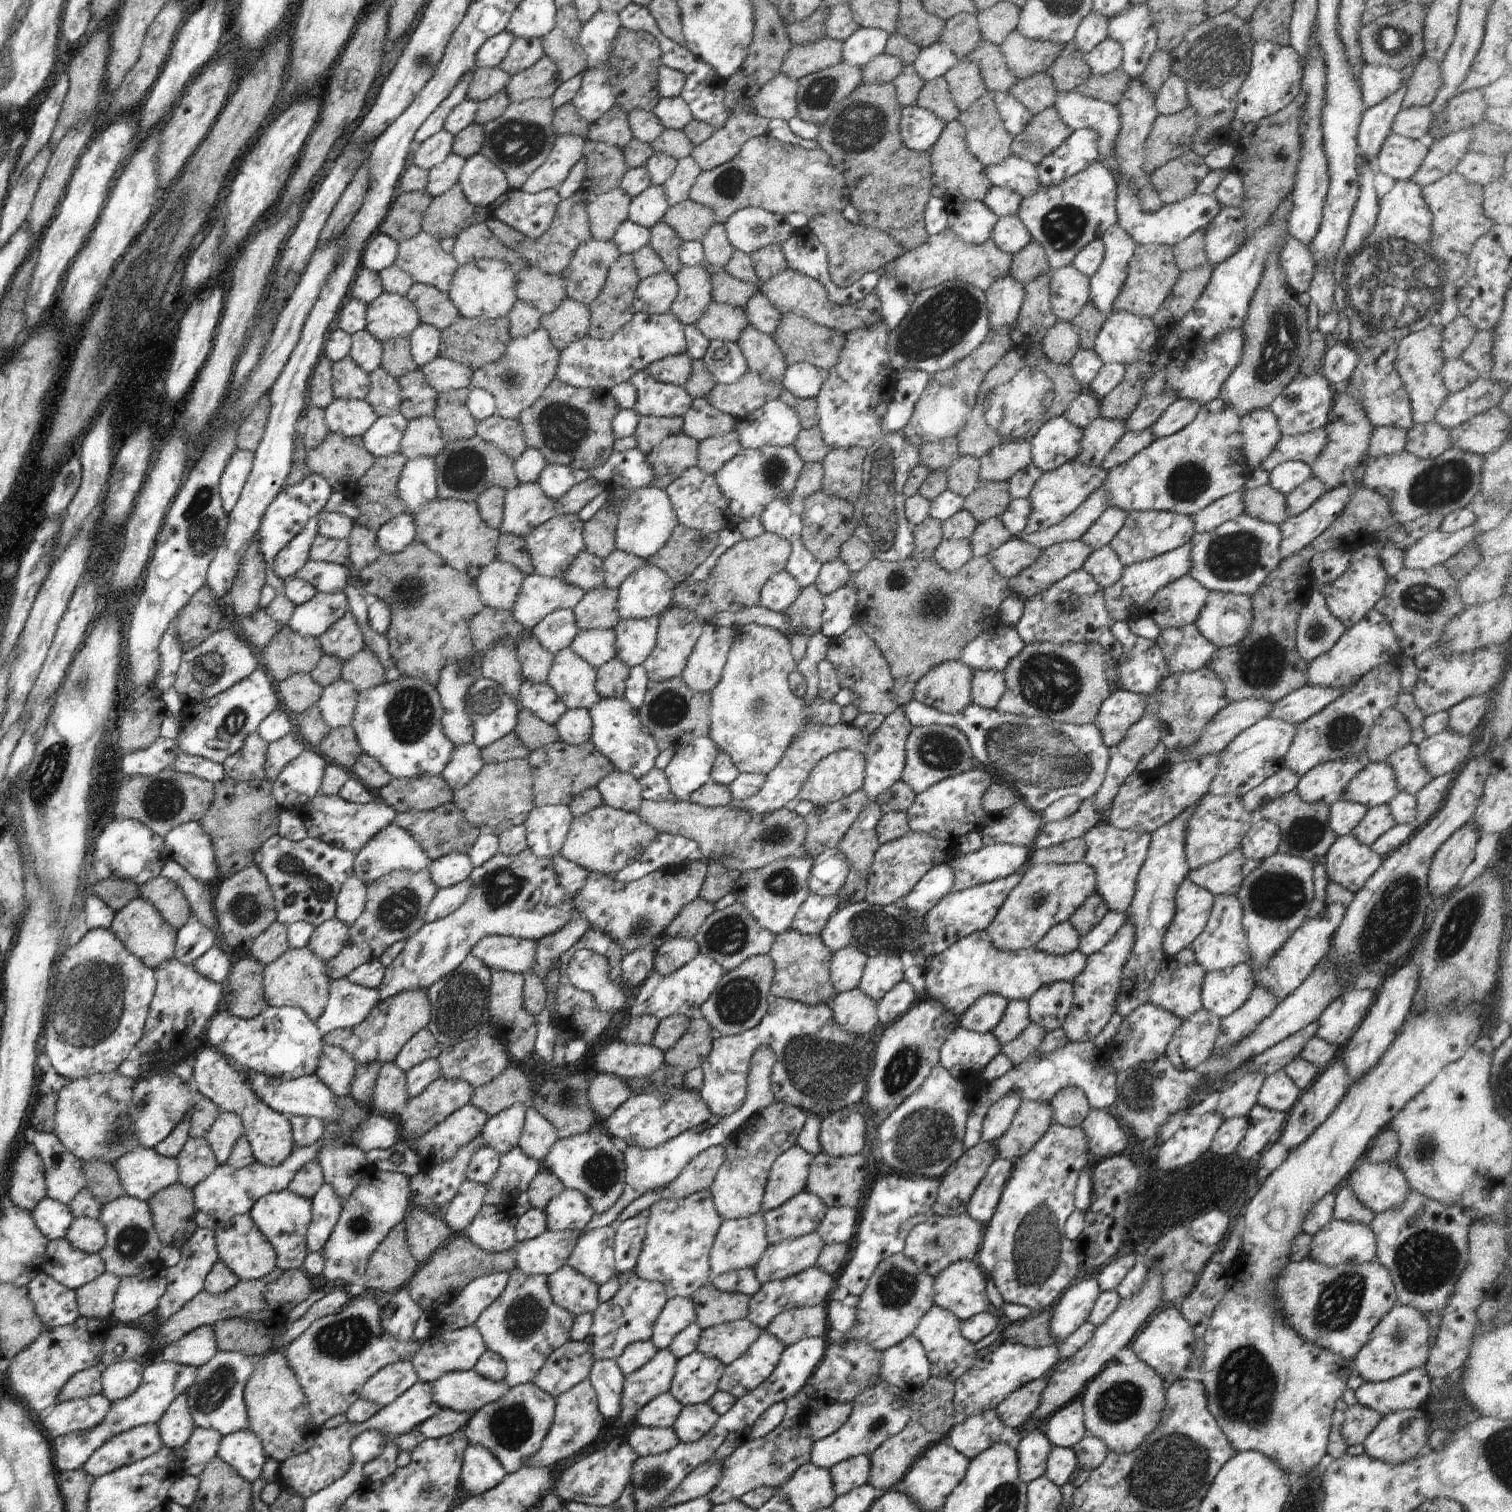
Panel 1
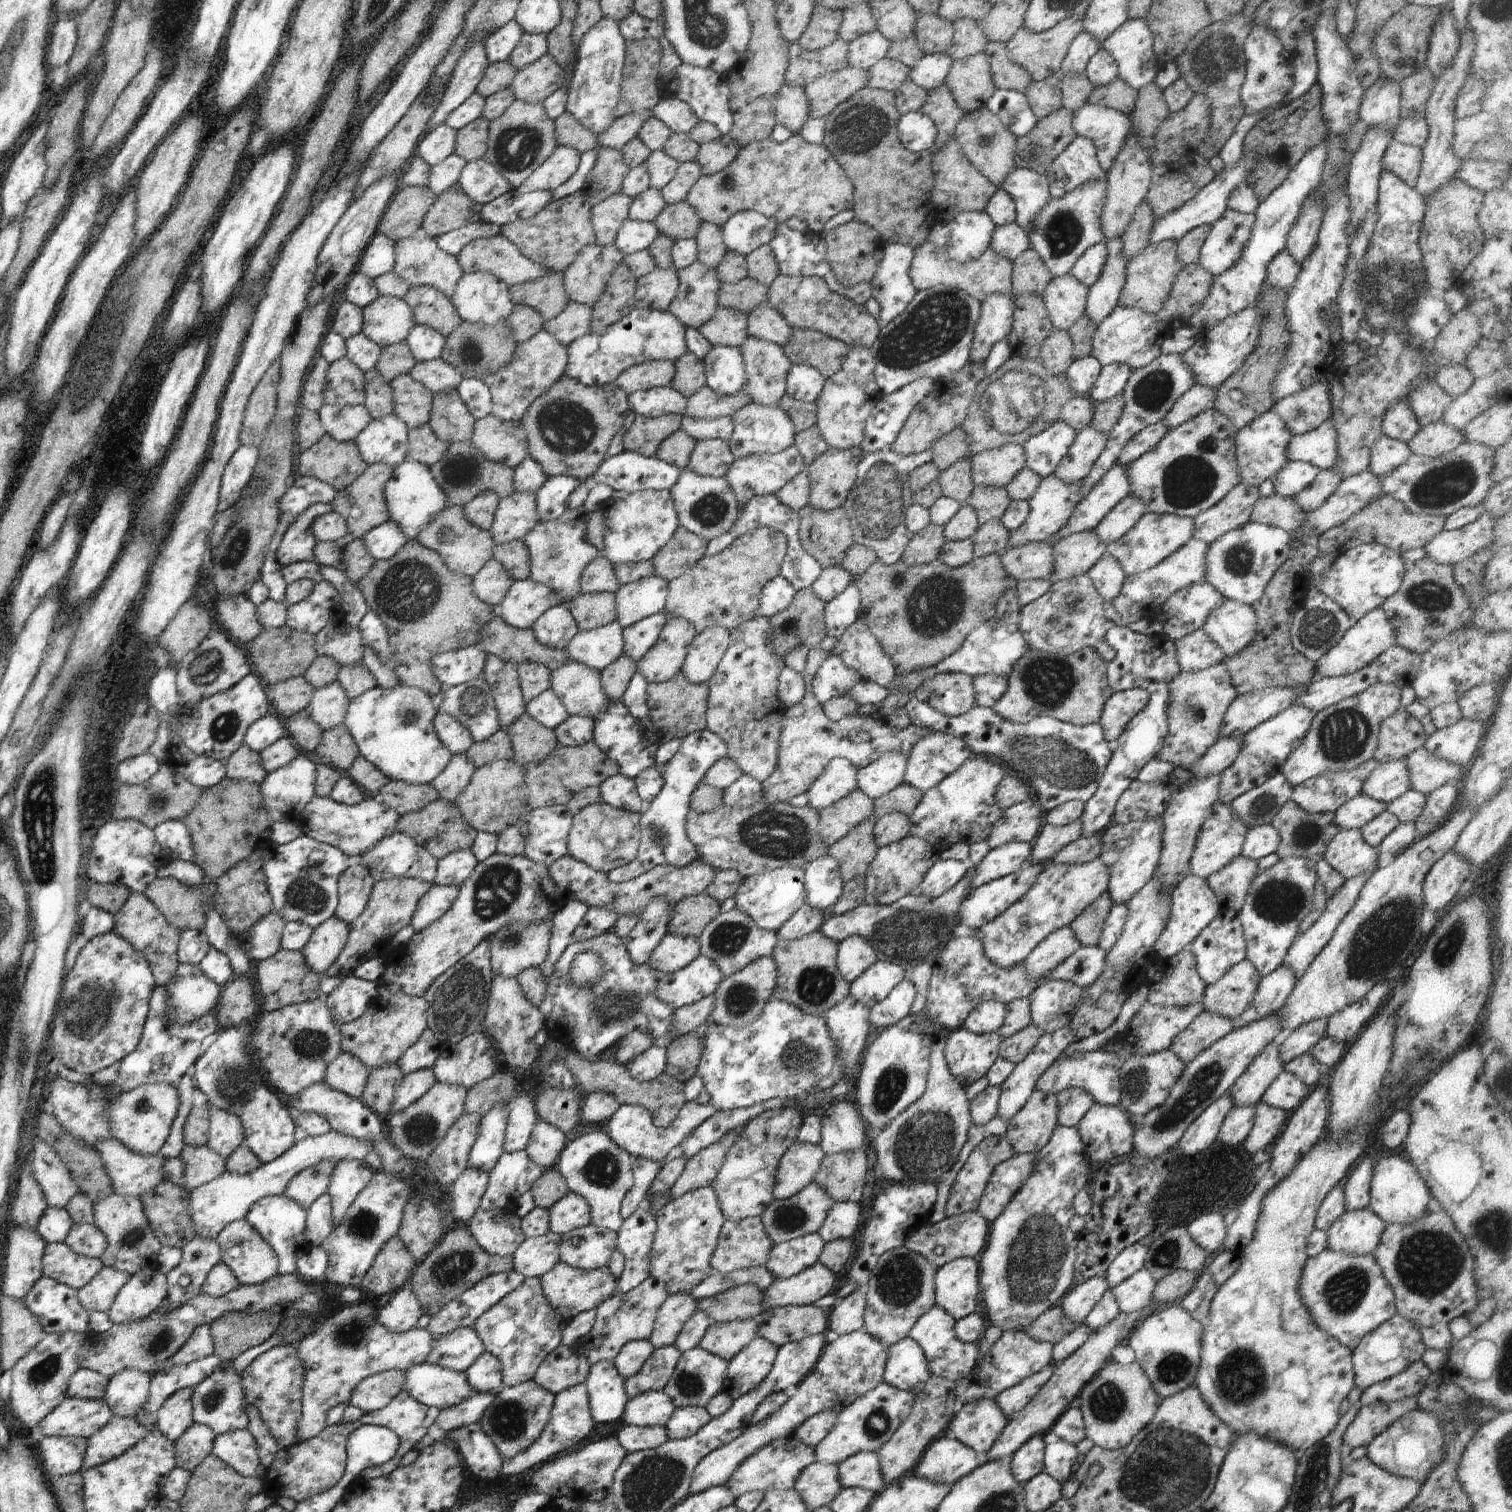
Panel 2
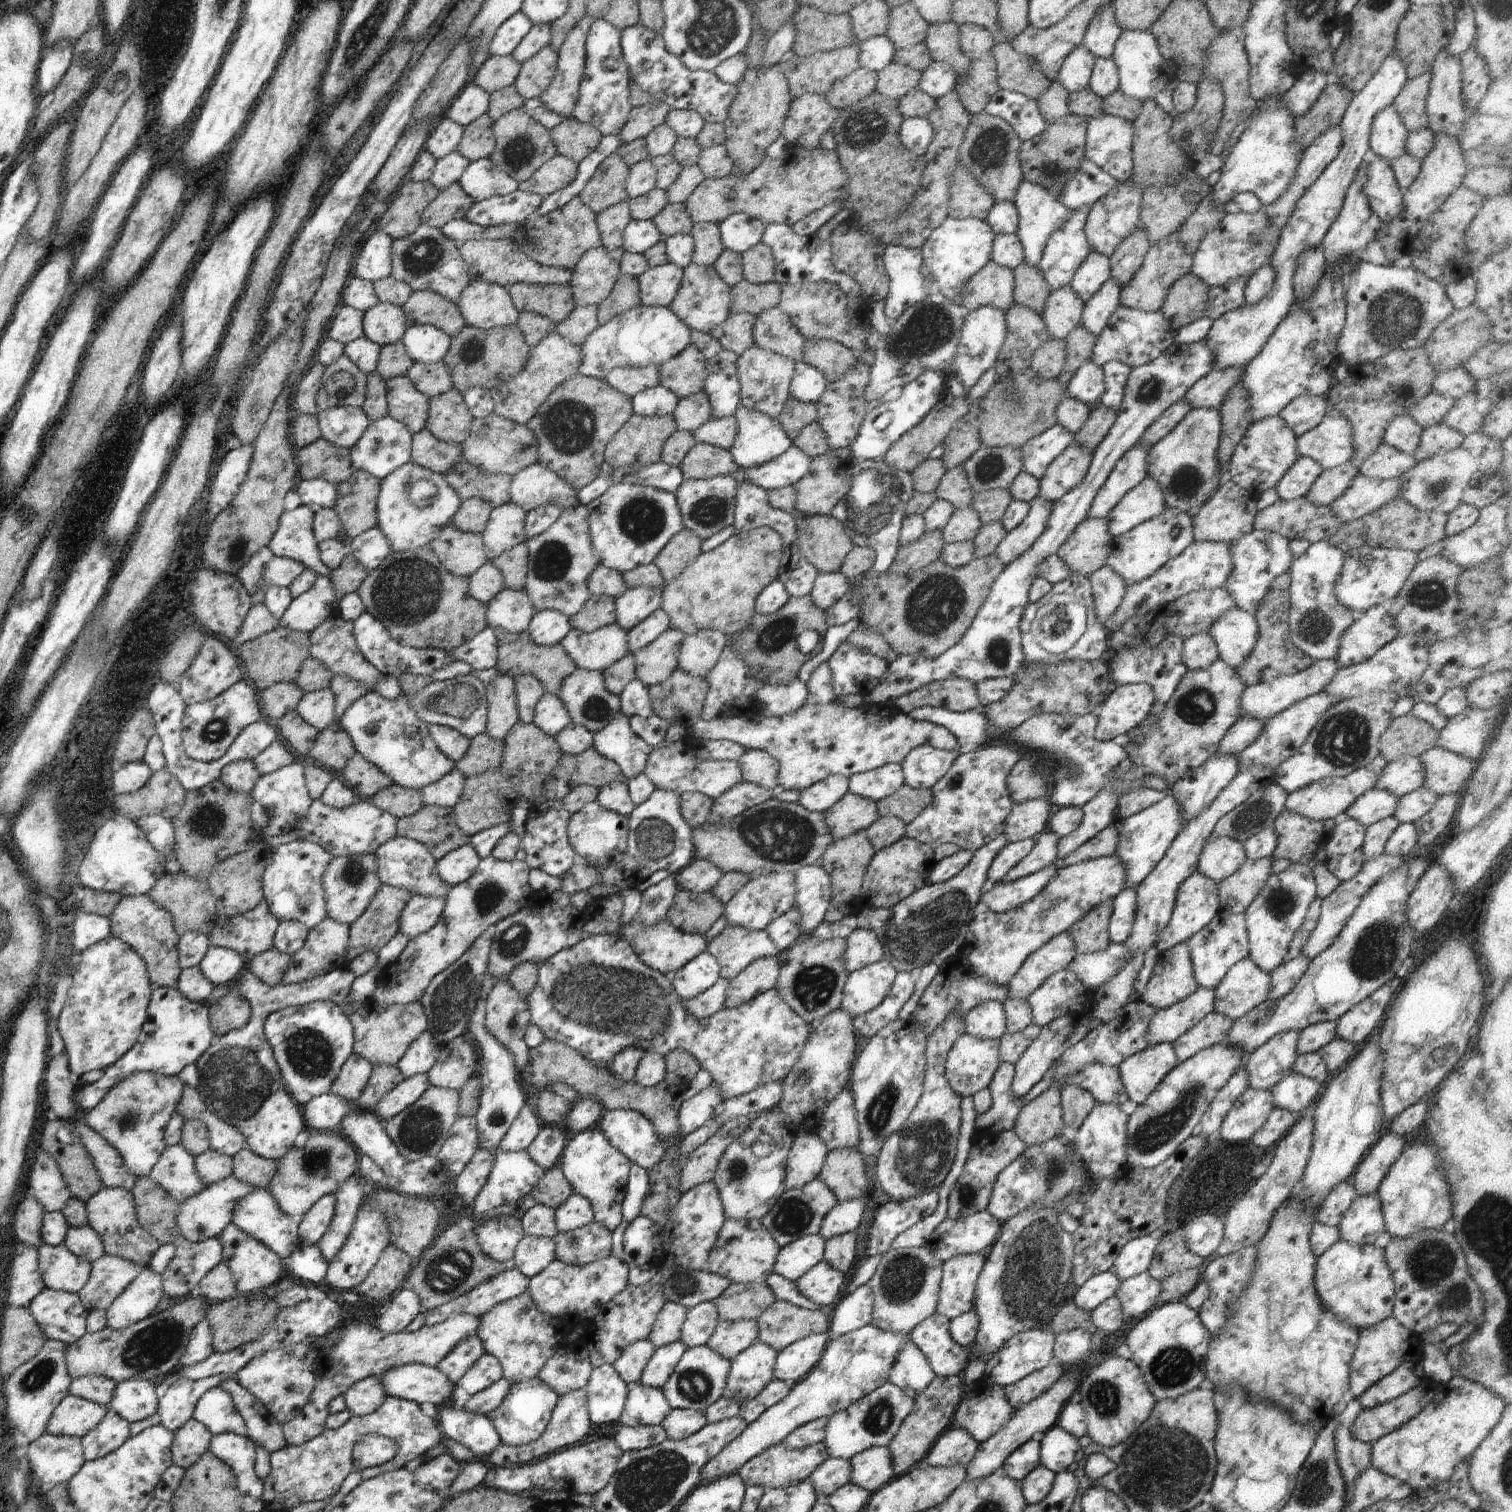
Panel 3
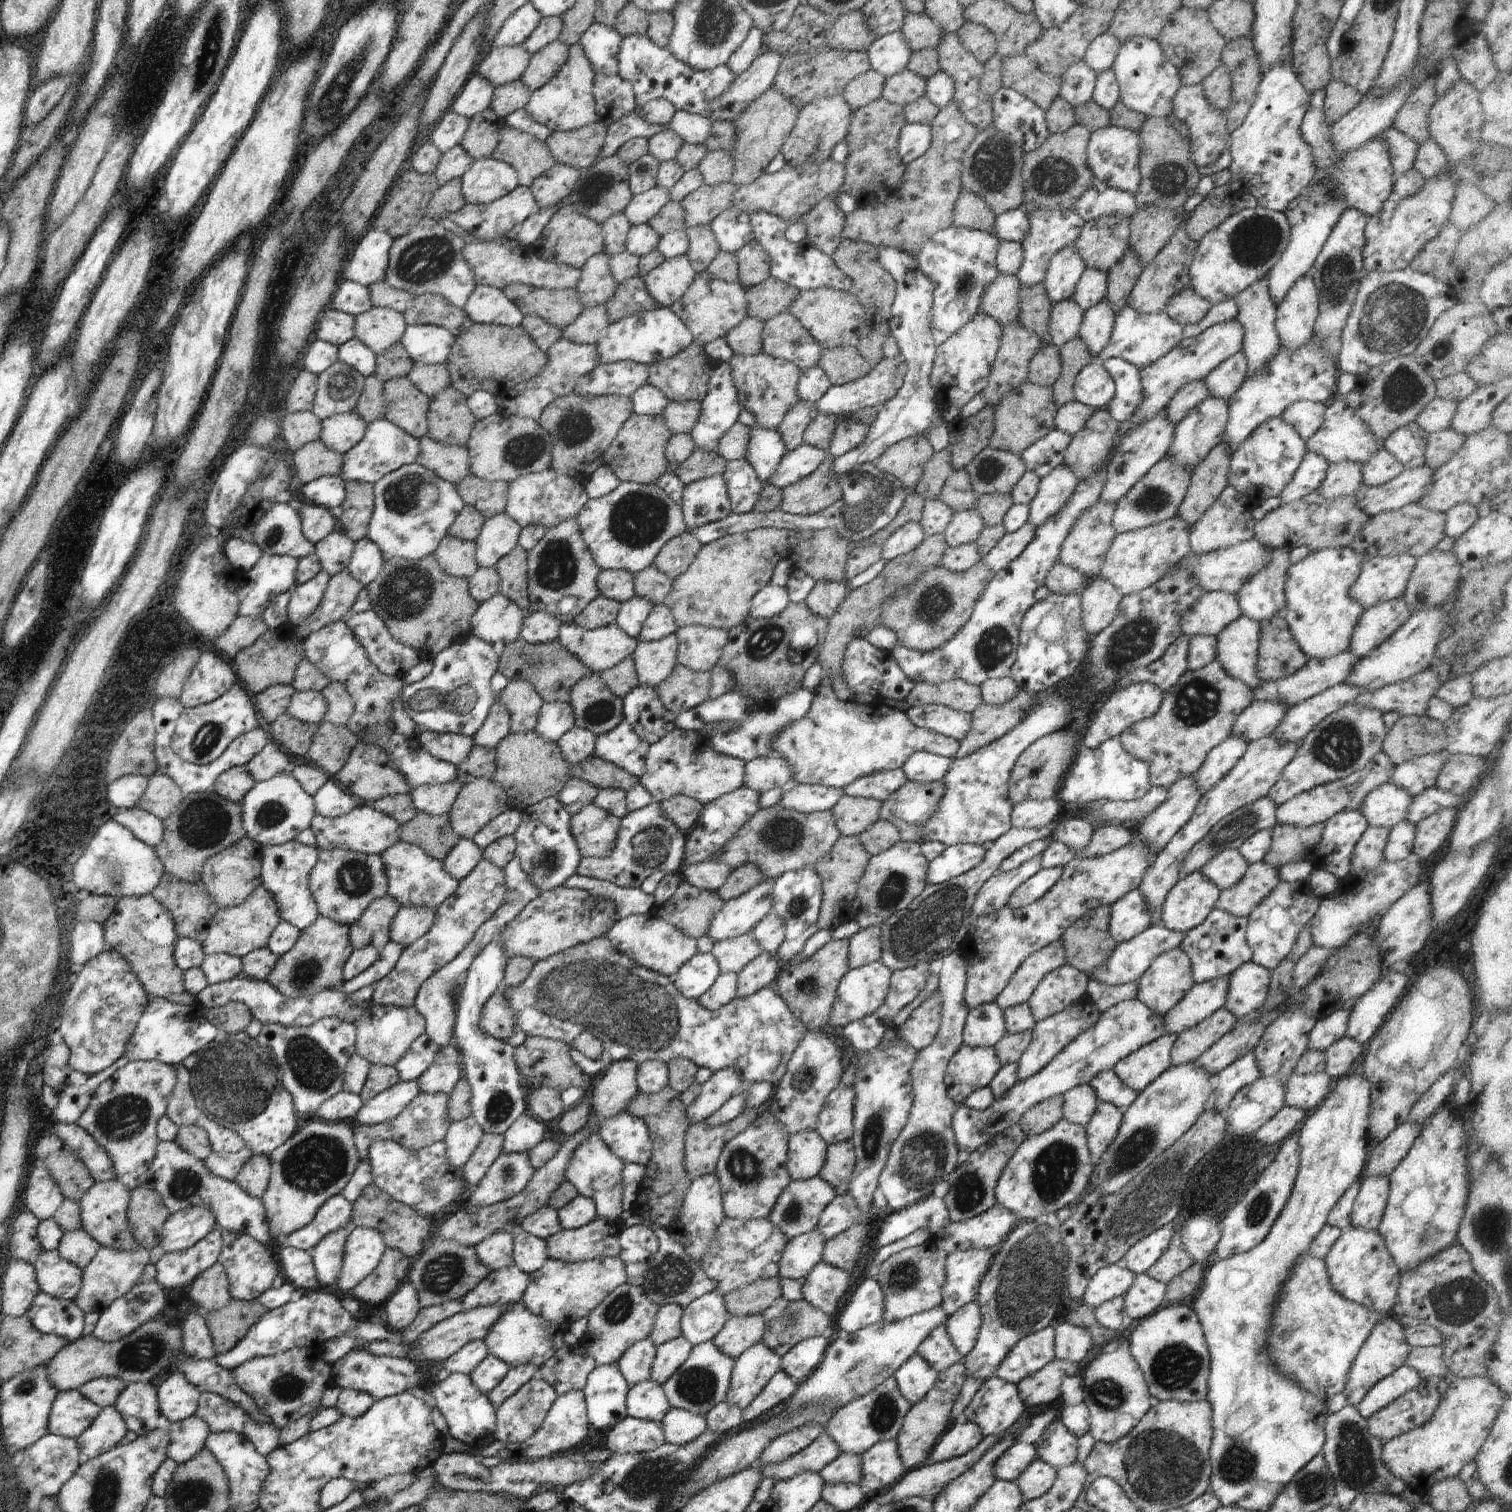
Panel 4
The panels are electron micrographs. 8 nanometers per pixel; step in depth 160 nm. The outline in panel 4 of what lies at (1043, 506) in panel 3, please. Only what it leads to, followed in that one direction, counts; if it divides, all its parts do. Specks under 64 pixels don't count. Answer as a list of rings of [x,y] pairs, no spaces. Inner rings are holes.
[[[1027,523],[1017,532],[1006,533],[998,545],[982,558],[982,561],[995,574],[1007,568],[1010,562],[1018,558],[1034,540],[1036,530],[1034,524]]]

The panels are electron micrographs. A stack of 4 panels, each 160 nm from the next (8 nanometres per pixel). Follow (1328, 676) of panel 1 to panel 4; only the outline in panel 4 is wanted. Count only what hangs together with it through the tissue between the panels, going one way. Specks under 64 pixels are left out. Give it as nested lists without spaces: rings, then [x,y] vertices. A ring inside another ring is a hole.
[[[1402,597],[1365,609],[1354,627],[1348,650],[1358,659],[1388,640],[1412,615]]]

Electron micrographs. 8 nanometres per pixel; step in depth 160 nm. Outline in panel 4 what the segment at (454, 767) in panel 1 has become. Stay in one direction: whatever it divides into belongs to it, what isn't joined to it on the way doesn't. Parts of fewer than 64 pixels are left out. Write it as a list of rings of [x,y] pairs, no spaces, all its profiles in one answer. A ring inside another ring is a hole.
[[[456,780],[441,785],[422,785],[410,790],[410,793],[418,811],[443,815],[452,808],[462,787],[463,783]]]

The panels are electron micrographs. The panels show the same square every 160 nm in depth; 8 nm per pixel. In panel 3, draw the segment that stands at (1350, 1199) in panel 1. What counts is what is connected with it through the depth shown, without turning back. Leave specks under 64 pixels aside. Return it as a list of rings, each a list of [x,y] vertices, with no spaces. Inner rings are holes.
[[[1384,1130],[1360,1161],[1350,1180],[1358,1197],[1376,1194],[1391,1164],[1398,1160],[1403,1150],[1403,1136]]]

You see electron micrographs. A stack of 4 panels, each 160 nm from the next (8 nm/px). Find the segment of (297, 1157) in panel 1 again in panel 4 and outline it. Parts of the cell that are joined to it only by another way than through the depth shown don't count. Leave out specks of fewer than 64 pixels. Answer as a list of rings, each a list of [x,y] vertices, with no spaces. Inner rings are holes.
[[[204,1205],[170,1214],[164,1224],[160,1245],[165,1253],[181,1252],[203,1240],[218,1225],[214,1214]]]

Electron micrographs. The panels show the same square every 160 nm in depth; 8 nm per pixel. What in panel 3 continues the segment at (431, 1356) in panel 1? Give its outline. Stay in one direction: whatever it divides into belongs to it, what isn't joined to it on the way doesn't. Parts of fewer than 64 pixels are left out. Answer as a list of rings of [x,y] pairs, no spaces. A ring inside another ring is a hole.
[[[476,1336],[463,1338],[435,1366],[443,1372],[455,1385],[466,1374],[466,1371],[485,1353],[482,1341]]]

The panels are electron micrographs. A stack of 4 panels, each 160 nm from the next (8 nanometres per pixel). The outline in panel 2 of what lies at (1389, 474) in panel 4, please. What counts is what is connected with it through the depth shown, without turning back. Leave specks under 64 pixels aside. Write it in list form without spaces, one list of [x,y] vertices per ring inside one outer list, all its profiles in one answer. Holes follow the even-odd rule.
[[[1383,434],[1370,449],[1369,471],[1377,477],[1384,476],[1387,472],[1404,464],[1412,454],[1405,442],[1394,440]]]

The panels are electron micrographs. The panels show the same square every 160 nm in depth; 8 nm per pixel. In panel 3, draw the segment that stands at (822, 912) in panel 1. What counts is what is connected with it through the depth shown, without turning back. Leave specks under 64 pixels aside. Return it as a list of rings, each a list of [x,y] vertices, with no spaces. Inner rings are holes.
[[[792,907],[782,916],[776,917],[766,928],[765,931],[770,935],[772,942],[780,951],[790,948],[794,940],[801,938],[800,911]]]

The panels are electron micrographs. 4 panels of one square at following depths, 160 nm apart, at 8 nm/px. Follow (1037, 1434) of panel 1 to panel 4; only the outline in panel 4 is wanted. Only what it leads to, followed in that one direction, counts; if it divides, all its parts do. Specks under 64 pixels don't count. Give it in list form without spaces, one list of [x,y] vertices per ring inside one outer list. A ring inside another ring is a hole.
[[[1016,1441],[993,1464],[994,1476],[997,1480],[1015,1482],[1034,1460],[1037,1460],[1034,1446]]]

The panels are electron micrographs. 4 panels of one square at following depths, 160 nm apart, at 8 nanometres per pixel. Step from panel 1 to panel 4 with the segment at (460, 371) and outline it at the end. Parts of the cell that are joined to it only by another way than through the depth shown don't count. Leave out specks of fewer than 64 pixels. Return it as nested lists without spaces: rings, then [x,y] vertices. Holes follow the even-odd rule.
[[[413,363],[407,377],[430,400],[451,385],[446,365]]]

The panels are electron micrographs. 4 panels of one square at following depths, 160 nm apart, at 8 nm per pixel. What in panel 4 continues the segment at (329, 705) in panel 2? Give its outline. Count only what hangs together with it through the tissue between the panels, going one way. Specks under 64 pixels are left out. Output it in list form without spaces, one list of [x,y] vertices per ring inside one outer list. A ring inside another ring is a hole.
[[[296,691],[287,711],[302,722],[319,725],[324,721],[327,704],[321,692]]]

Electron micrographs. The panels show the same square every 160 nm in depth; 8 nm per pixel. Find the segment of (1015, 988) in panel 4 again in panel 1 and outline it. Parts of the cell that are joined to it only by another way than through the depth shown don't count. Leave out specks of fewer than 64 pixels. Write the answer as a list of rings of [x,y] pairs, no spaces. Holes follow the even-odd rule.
[[[1069,921],[1054,925],[1034,946],[1034,949],[1056,955],[1067,955],[1077,950],[1080,935]]]

